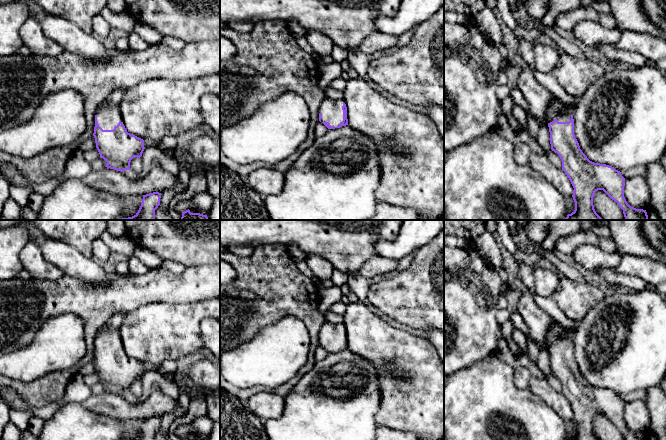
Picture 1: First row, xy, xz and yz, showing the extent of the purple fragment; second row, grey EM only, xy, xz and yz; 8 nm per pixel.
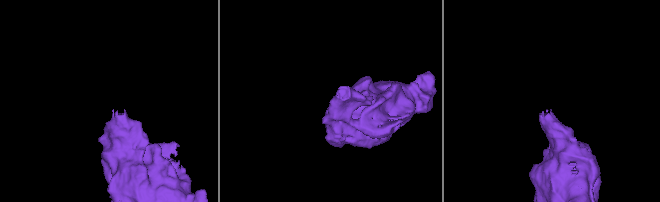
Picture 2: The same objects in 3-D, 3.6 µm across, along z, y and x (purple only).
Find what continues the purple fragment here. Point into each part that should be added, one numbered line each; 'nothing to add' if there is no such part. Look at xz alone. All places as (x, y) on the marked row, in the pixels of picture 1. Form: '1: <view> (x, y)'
1: xz (331, 110)

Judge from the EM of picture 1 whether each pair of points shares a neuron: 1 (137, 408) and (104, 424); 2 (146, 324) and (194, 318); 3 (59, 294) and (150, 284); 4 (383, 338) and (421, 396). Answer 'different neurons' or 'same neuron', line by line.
1: different neurons
2: same neuron
3: same neuron
4: same neuron

